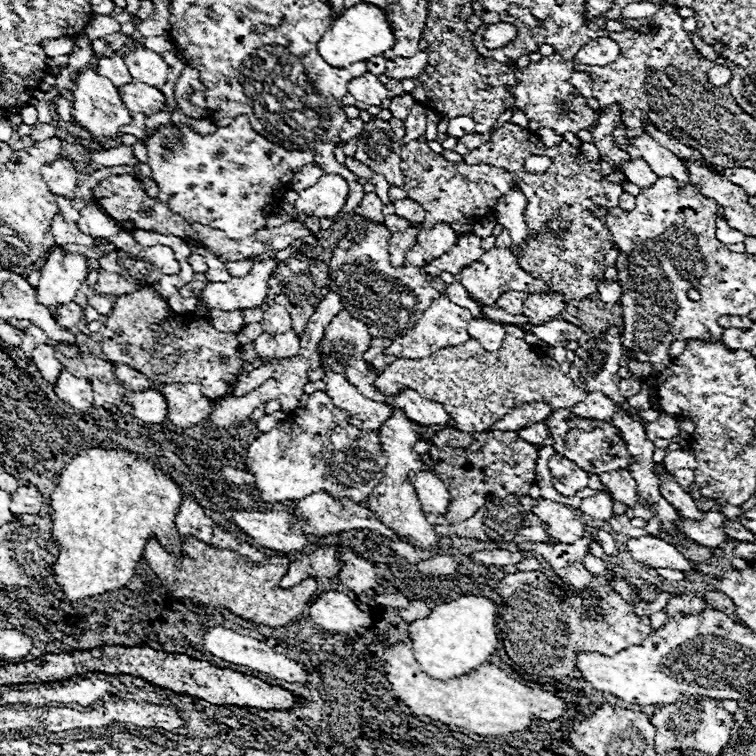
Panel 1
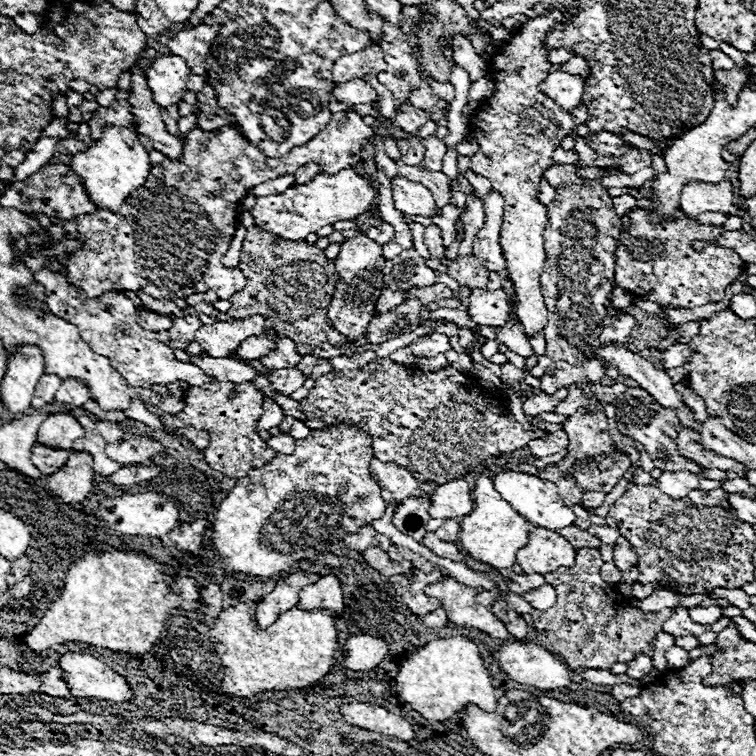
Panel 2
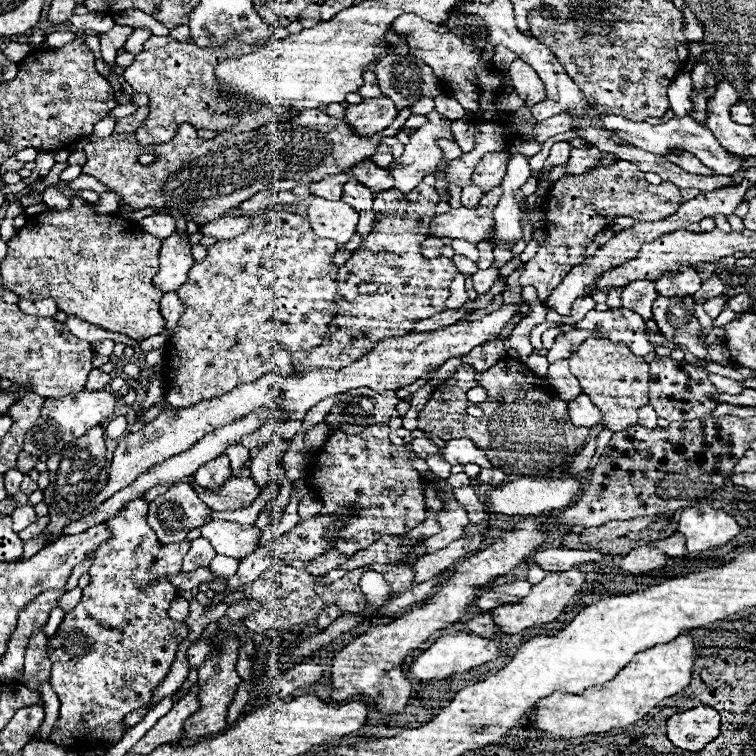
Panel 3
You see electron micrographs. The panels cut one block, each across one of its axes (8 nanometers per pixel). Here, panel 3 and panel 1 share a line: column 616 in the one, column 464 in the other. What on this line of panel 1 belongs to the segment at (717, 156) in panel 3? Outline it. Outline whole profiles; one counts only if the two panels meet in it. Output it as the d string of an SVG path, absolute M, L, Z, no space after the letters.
M456 116L448 120L448 136L460 138L464 134L474 134L474 120L468 116Z

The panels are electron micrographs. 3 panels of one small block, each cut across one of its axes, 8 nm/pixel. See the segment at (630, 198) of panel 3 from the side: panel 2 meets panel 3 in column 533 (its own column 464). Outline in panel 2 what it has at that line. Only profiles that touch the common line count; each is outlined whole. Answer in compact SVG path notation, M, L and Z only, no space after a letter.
M474 256L458 258L456 262L446 262L448 276L454 278L460 286L468 288L486 288L488 284L488 270L476 262Z

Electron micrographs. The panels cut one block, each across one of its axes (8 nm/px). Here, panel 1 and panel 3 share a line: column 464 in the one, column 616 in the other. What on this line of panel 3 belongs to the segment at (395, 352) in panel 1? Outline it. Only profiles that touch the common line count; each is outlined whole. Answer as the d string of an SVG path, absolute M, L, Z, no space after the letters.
M614 308L606 312L590 310L578 324L576 330L598 330L612 342L624 342L636 356L654 352L644 332L644 320L626 308Z

